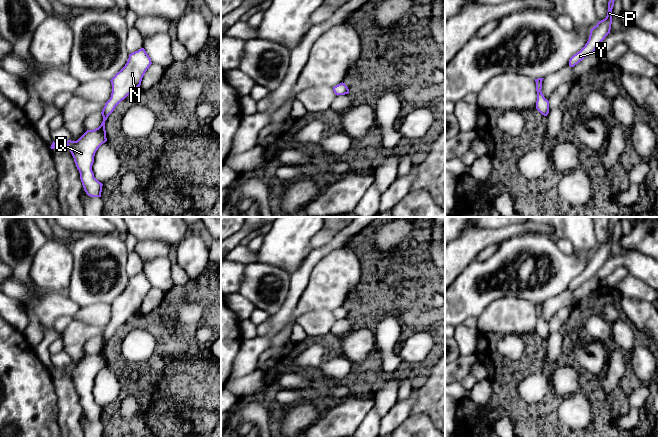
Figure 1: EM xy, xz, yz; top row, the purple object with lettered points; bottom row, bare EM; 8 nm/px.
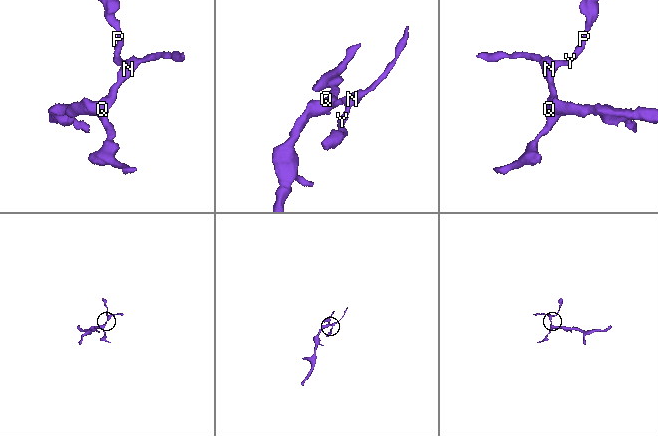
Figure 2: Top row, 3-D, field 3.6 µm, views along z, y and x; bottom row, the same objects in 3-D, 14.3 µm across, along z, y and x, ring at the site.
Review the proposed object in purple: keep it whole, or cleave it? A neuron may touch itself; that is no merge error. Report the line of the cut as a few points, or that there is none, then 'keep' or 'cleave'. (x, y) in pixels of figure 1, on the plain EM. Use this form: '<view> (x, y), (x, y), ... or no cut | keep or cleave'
no cut | keep

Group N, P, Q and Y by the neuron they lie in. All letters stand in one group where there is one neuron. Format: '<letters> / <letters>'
N P Q Y

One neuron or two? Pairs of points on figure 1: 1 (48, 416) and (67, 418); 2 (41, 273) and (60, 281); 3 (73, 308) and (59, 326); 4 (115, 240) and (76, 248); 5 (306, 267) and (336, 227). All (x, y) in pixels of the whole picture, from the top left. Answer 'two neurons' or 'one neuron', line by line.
1: two neurons
2: one neuron
3: two neurons
4: one neuron
5: two neurons

